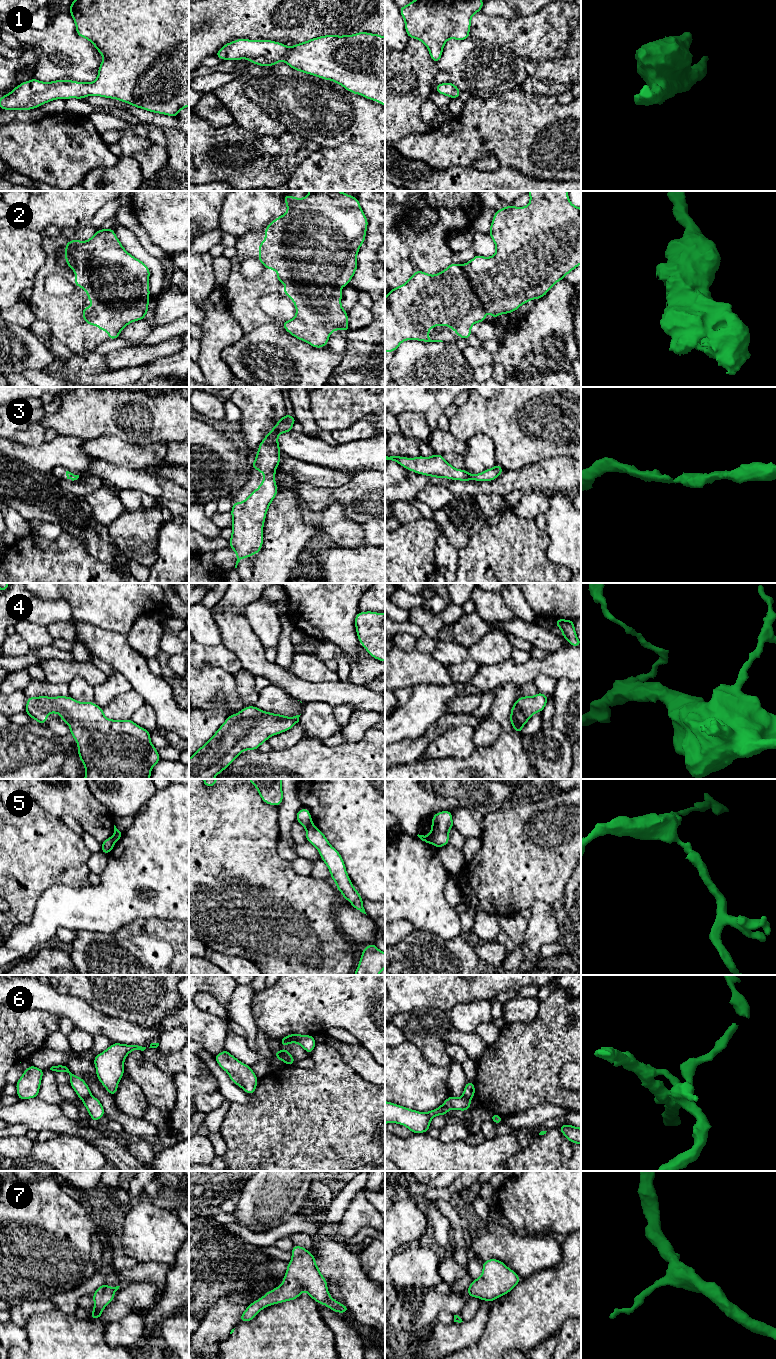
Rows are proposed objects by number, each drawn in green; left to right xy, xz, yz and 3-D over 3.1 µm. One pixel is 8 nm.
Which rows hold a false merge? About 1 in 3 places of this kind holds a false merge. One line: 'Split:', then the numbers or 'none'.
Split: 5, 6

